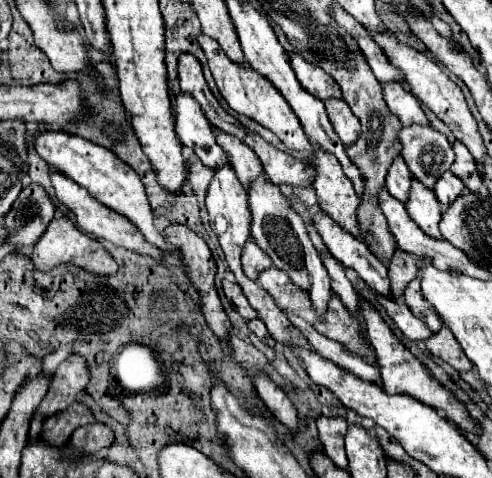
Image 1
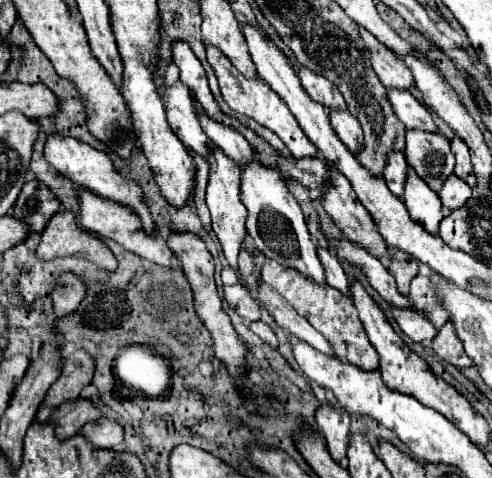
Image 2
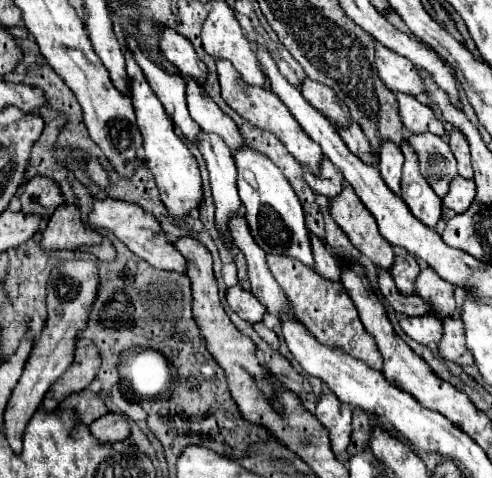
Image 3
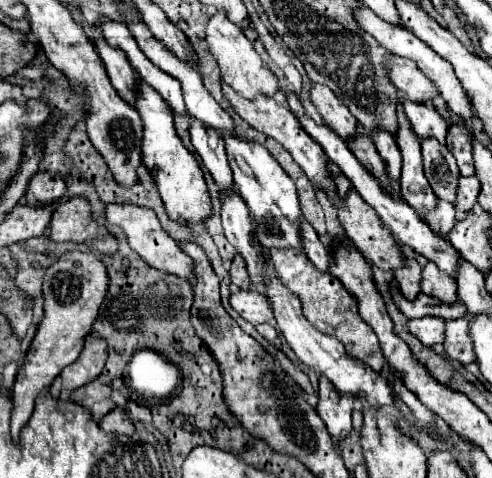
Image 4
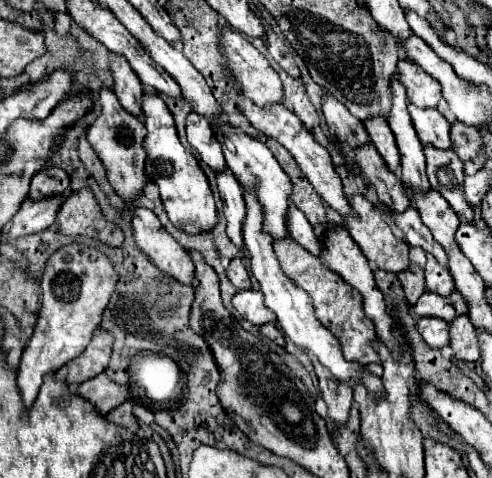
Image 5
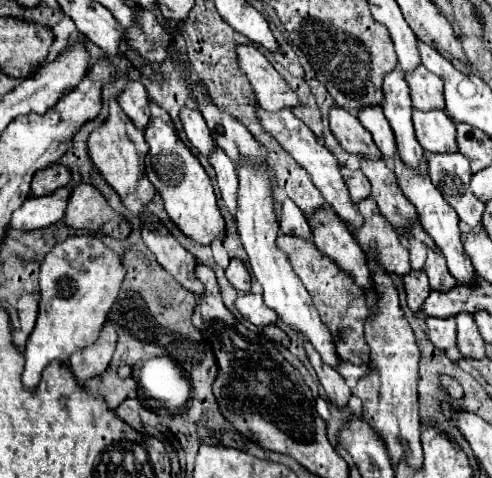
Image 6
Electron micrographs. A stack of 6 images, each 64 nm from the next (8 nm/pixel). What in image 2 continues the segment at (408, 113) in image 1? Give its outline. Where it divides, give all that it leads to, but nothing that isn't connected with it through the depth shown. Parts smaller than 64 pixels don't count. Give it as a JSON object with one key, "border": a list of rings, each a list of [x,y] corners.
{"border":[[[396,88],[388,90],[388,98],[392,102],[396,116],[408,130],[420,128],[420,130],[428,130],[428,132],[438,132],[430,110],[426,106],[422,106],[408,90],[396,90]]]}

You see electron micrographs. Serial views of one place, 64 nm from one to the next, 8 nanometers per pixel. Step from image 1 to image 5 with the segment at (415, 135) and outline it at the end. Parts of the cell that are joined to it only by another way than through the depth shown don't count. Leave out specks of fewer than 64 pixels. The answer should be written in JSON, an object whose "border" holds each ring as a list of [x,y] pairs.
{"border":[[[424,148],[430,186],[440,192],[462,220],[474,220],[474,206],[464,200],[464,164],[454,150]]]}

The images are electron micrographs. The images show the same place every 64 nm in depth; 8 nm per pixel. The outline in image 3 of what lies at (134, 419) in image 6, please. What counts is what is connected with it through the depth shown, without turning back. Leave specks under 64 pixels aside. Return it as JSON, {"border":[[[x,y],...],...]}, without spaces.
{"border":[[[110,412],[108,416],[102,416],[94,424],[90,424],[90,428],[92,428],[92,434],[102,442],[104,440],[116,442],[116,440],[124,440],[124,438],[130,436],[128,420],[122,414],[116,414],[116,412]]]}

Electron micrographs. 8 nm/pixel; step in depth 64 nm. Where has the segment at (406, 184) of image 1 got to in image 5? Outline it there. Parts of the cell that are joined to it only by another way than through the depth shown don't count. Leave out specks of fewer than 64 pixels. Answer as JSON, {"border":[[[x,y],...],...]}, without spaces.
{"border":[[[376,116],[372,120],[366,120],[364,128],[370,134],[370,140],[376,146],[376,150],[380,152],[380,156],[386,160],[388,168],[396,176],[400,176],[400,152],[398,152],[398,146],[396,146],[396,140],[394,140],[394,134],[392,134],[388,122],[380,120],[380,116]]]}

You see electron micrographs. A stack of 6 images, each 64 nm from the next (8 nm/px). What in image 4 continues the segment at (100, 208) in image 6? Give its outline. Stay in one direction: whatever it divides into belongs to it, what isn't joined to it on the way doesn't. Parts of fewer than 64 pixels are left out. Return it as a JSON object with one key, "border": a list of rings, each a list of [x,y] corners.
{"border":[[[74,196],[54,208],[50,222],[50,240],[54,242],[90,242],[102,254],[114,254],[118,240],[90,218],[90,202],[84,196]]]}

